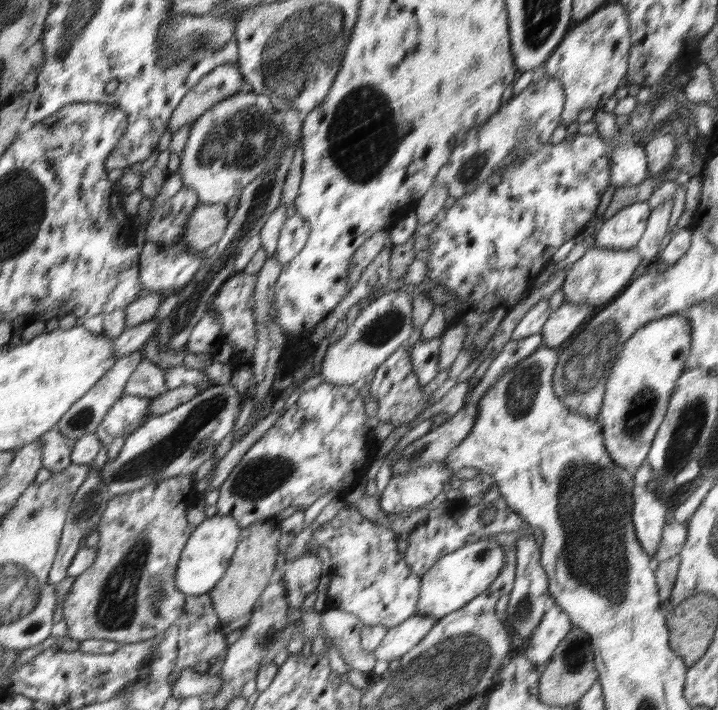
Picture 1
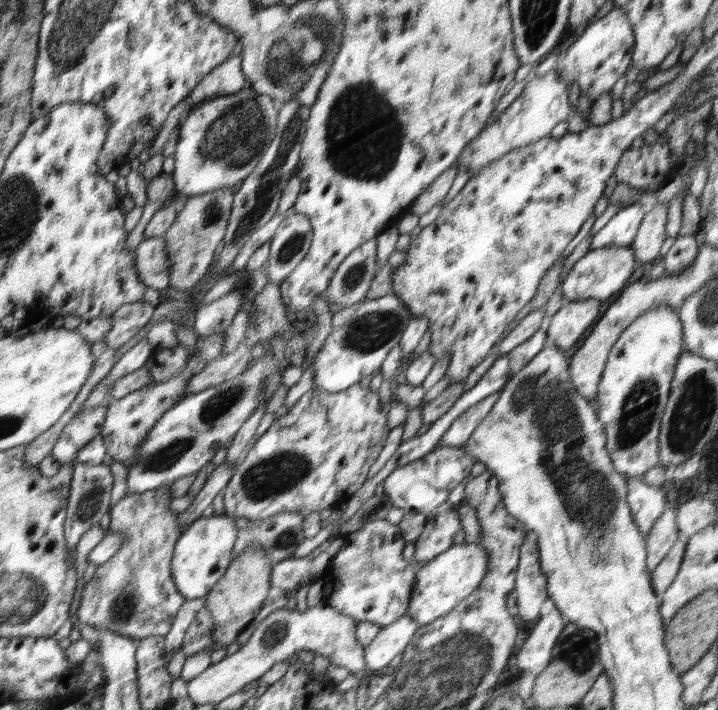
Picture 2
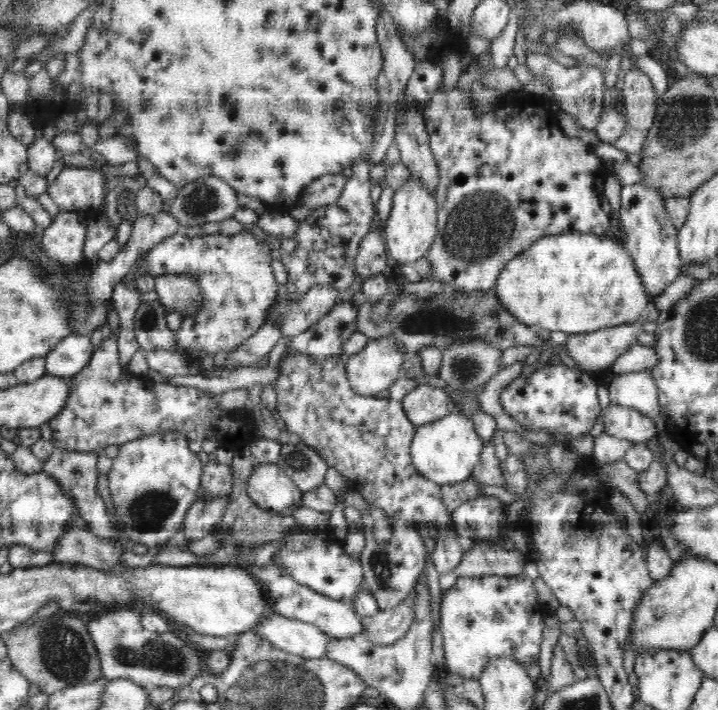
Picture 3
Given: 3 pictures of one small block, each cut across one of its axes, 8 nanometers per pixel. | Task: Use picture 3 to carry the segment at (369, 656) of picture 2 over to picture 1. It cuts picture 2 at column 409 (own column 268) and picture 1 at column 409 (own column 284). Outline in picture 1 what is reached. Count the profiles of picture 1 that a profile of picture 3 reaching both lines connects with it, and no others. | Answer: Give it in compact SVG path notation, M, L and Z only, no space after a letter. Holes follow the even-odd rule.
M415 615L390 628L382 643L372 652L374 660L390 663L395 659L401 659L420 643L422 637L428 635L436 622L436 619Z

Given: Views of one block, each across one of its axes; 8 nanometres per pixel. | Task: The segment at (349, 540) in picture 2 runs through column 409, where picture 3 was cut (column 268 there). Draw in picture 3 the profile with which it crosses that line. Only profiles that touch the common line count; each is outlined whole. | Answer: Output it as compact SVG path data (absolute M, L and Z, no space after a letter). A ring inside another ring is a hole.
M270 561L265 565L256 564L240 564L238 562L229 562L229 566L235 566L245 570L255 578L255 582L259 586L259 590L266 595L266 599L270 601L270 607L274 611L274 615L282 616L288 619L300 620L306 624L312 624L326 633L328 637L335 639L346 639L354 637L364 630L363 618L358 617L358 613L354 611L352 600L338 601L322 593L312 590L310 587L300 584L290 576L284 565L278 565L274 561Z

